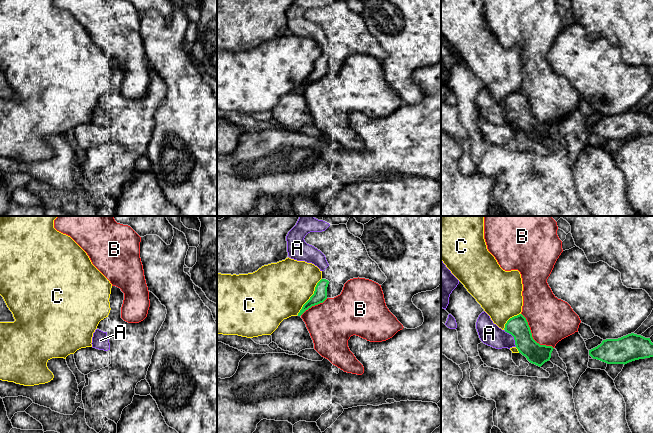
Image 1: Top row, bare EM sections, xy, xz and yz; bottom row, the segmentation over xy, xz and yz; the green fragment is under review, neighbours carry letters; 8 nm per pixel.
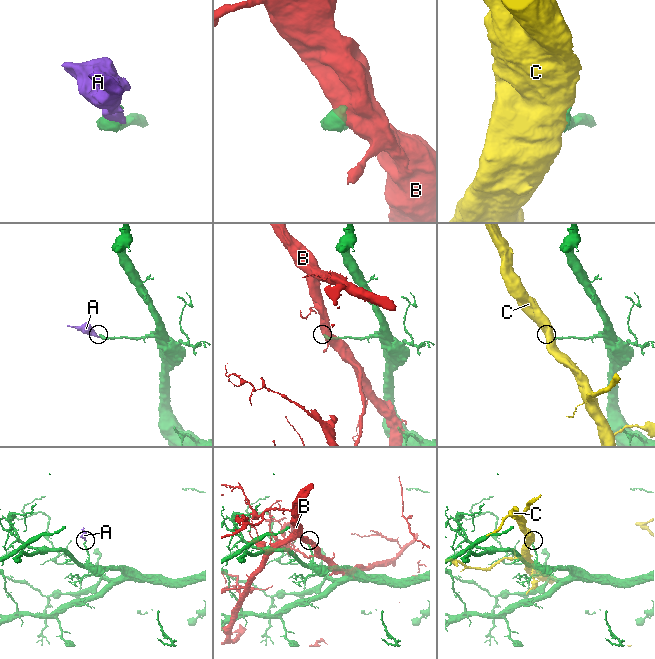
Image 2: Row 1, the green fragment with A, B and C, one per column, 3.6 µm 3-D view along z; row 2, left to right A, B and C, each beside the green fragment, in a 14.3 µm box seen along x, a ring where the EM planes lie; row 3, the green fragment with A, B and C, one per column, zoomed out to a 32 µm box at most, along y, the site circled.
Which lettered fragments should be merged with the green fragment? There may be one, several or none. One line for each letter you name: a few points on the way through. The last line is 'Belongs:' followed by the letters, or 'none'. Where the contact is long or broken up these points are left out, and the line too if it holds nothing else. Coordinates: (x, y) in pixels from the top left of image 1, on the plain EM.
Belongs: A

